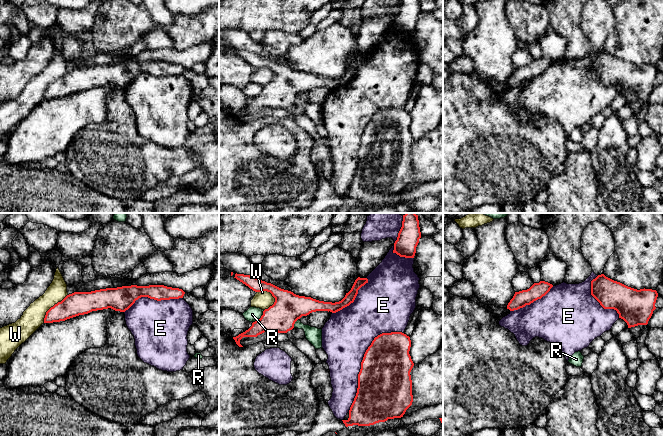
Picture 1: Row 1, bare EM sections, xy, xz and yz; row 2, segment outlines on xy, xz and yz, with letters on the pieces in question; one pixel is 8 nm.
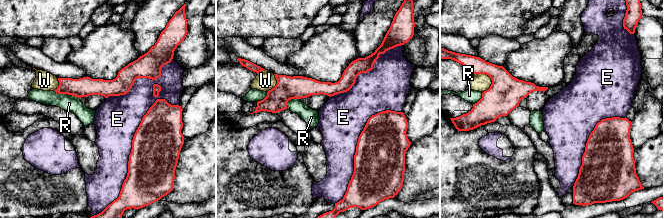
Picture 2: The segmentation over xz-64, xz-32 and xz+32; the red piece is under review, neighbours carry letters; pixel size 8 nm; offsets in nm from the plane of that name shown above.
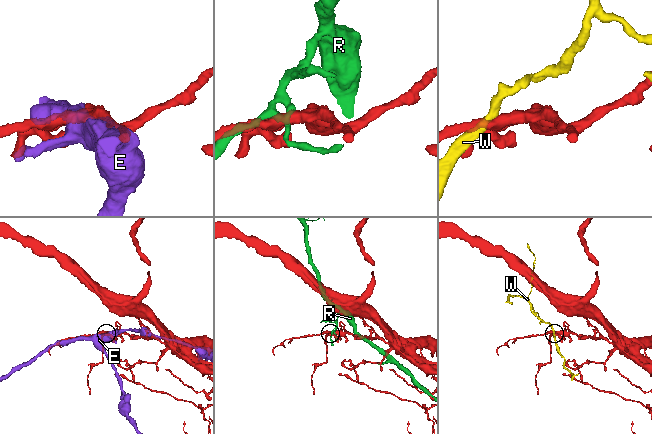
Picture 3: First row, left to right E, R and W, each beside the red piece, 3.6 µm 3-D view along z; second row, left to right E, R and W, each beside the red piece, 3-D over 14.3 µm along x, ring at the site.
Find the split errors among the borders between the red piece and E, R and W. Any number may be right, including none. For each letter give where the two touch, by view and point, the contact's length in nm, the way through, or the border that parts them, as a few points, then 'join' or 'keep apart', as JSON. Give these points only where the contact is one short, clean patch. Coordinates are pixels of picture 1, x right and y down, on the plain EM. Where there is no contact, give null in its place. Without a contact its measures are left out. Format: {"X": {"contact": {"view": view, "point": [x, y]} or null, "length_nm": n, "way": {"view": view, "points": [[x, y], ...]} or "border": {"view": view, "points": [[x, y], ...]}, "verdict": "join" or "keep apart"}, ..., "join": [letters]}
{"E": {"contact": {"view": "xz", "point": [362, 137]}, "length_nm": 800, "verdict": "keep apart"}, "R": {"contact": {"view": "xz", "point": [261, 93]}, "length_nm": 140, "border": {"view": "xz", "points": [[264, 86], [263, 90], [253, 98]]}, "verdict": "keep apart"}, "W": {"contact": {"view": "xz", "point": [272, 71]}, "length_nm": 170, "border": {"view": "xz", "points": [[257, 67], [268, 67], [274, 74], [274, 78], [264, 86]]}, "verdict": "keep apart"}, "join": []}

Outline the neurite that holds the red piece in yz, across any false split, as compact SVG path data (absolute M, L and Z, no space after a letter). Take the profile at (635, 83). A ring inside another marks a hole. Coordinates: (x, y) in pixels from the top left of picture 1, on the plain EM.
M604 50L591 57L591 71L604 85L614 85L628 104L647 101L658 73L656 66L634 65Z

